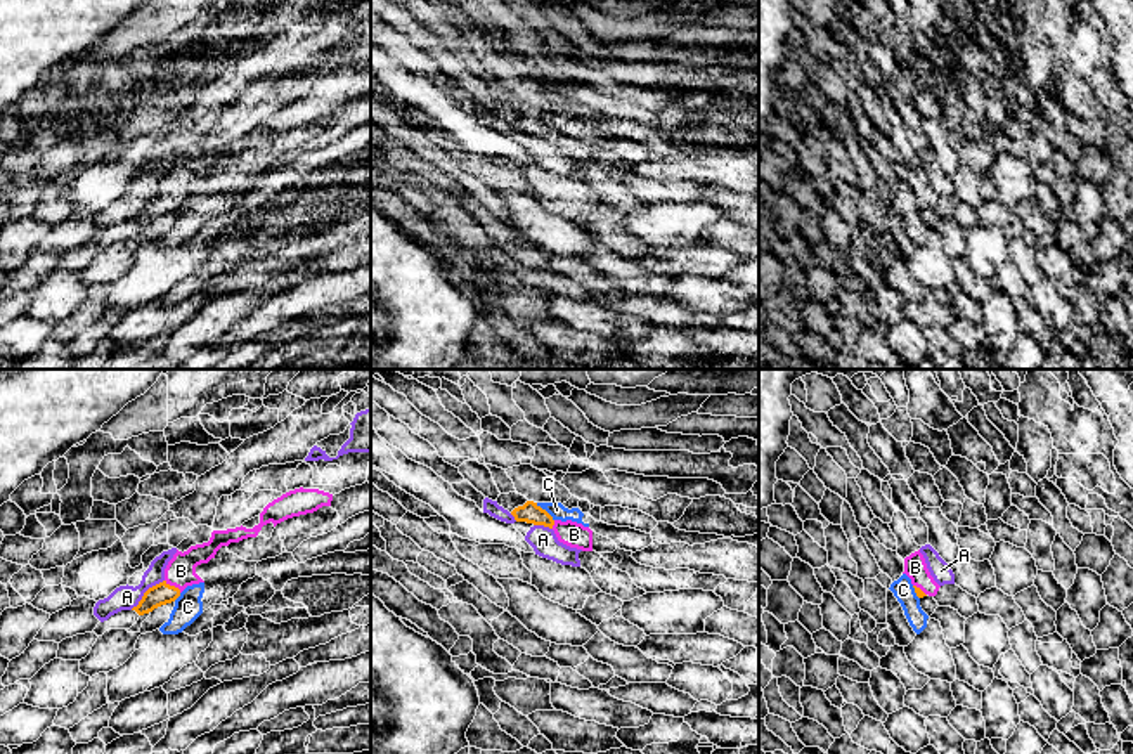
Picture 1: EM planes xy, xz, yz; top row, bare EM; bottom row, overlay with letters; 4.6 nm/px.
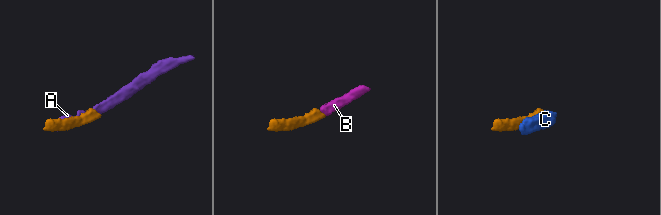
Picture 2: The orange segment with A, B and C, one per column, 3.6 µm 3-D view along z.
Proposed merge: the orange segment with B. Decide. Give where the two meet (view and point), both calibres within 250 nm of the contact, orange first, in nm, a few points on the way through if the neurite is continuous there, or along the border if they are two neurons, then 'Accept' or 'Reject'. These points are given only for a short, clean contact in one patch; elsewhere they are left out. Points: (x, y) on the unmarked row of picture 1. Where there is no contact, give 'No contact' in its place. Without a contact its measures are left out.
Touches orange at xy (174, 198). Thickness 100 nm (orange) against 140 nm. Path across: xy (161, 205), (174, 198), (181, 182). Accept

